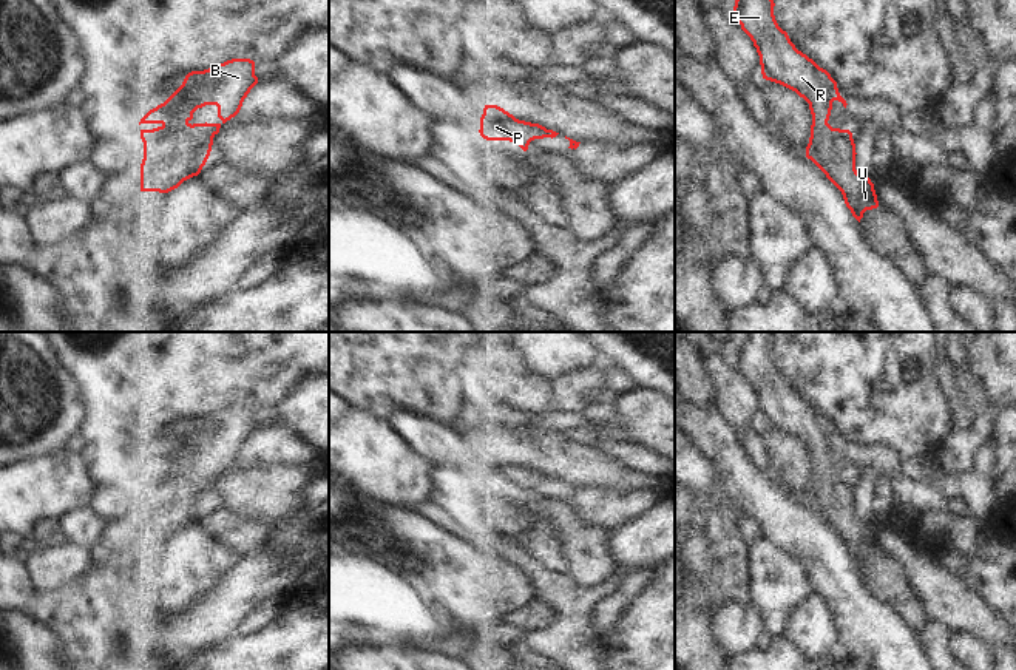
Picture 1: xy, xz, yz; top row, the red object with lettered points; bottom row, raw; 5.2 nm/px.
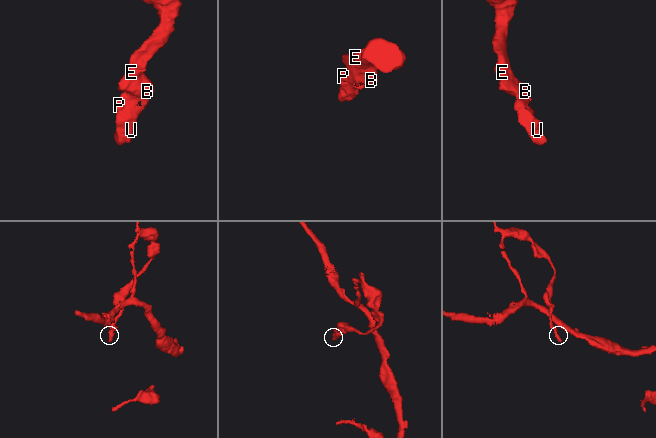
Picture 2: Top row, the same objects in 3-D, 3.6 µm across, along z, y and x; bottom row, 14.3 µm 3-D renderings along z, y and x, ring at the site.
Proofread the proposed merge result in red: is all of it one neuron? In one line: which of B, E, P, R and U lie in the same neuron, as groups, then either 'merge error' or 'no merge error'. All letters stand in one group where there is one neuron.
groups B E P R U; no merge error

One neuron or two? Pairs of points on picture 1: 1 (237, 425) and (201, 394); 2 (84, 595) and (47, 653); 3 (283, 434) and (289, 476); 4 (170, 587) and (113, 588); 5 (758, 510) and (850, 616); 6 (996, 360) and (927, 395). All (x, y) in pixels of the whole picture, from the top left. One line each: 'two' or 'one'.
1: two
2: two
3: two
4: two
5: one
6: two

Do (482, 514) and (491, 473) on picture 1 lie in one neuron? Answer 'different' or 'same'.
different

